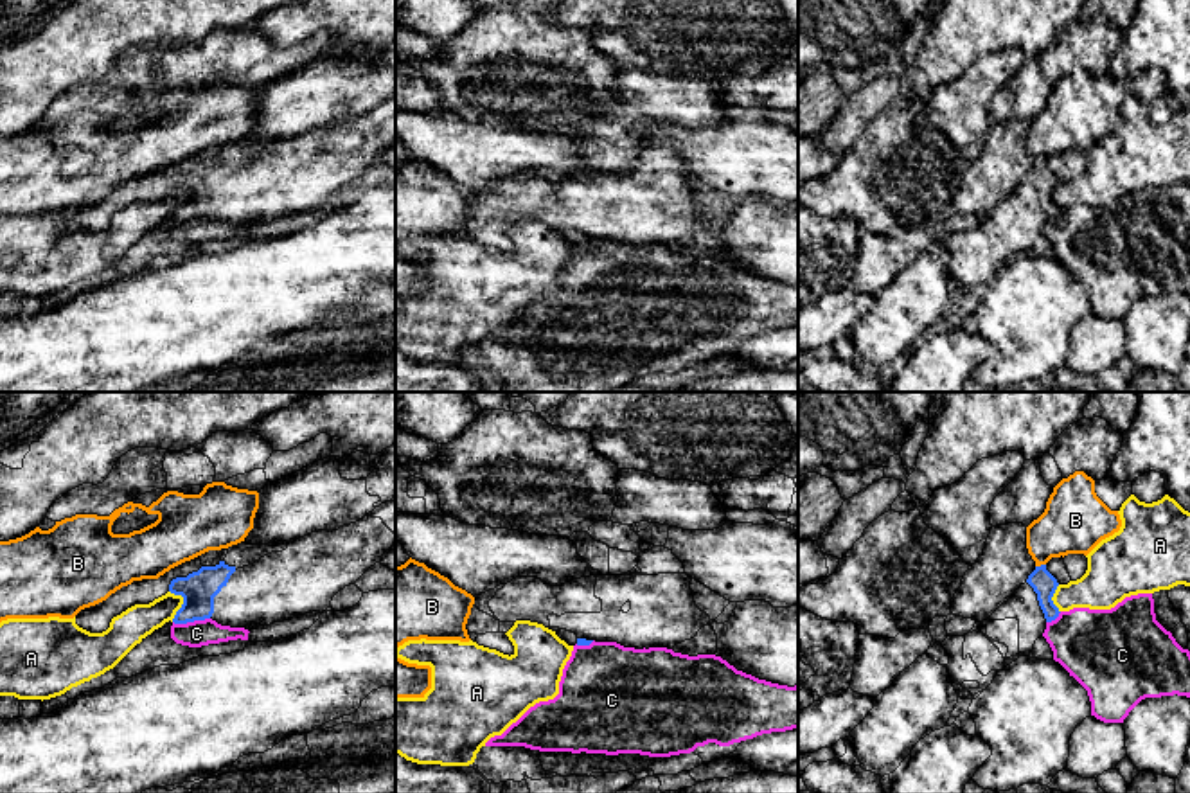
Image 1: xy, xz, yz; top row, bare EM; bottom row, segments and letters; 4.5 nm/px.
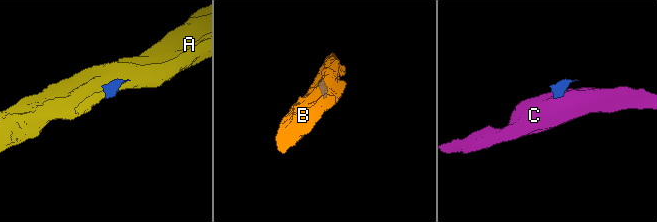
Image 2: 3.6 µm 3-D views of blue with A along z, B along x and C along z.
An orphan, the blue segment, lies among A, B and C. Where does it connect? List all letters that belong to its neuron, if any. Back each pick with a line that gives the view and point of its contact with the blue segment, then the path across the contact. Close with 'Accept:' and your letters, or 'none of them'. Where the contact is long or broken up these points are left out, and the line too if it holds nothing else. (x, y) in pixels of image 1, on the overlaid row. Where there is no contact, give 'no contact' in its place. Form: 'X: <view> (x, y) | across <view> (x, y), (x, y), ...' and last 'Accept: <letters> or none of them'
Accept: none of them

